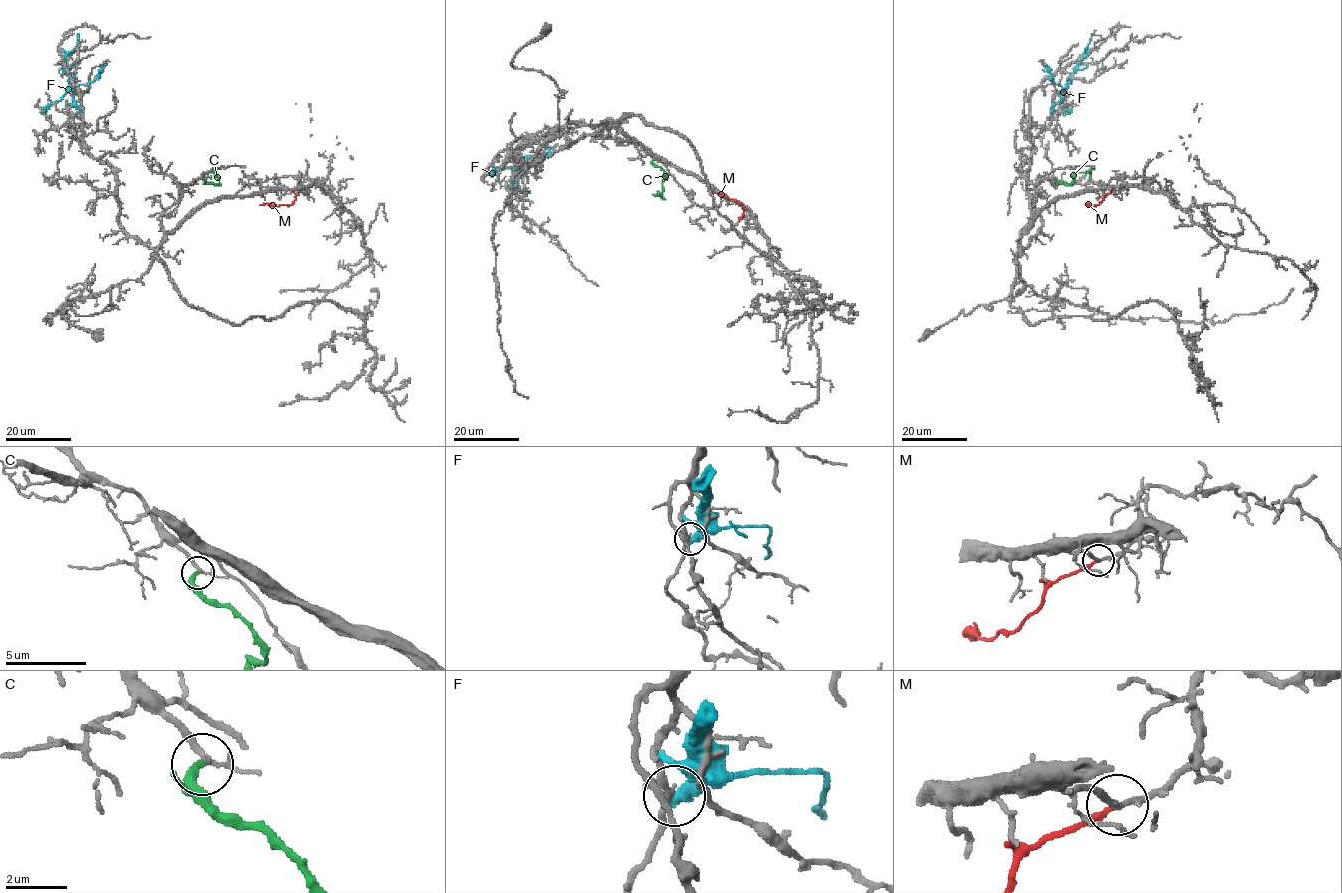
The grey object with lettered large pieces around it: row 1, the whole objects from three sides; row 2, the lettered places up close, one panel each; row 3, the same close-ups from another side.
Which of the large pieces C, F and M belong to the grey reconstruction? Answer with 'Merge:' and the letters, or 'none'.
Merge: C

